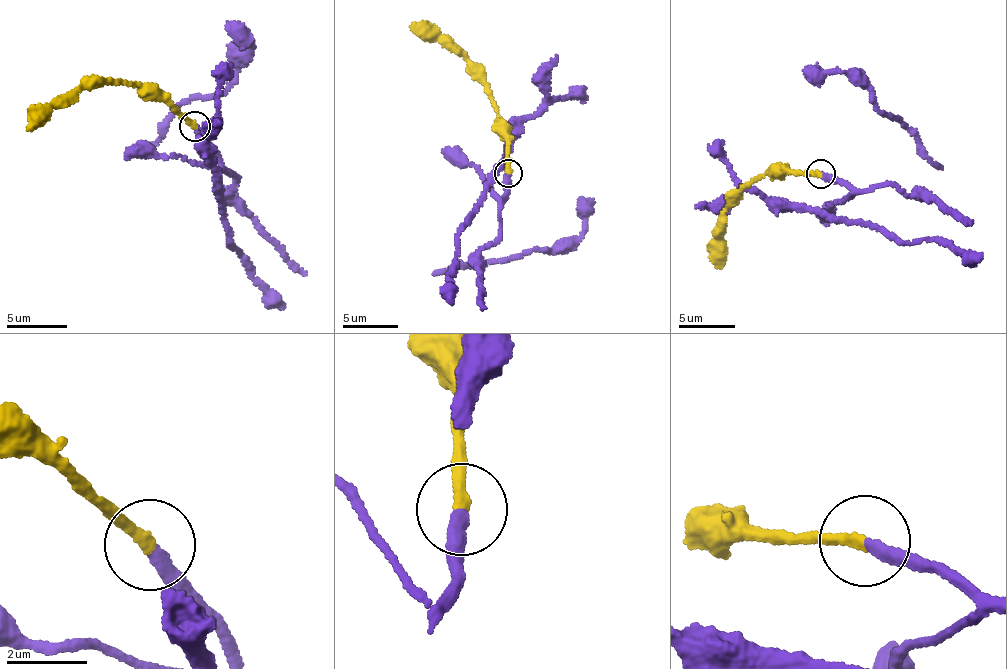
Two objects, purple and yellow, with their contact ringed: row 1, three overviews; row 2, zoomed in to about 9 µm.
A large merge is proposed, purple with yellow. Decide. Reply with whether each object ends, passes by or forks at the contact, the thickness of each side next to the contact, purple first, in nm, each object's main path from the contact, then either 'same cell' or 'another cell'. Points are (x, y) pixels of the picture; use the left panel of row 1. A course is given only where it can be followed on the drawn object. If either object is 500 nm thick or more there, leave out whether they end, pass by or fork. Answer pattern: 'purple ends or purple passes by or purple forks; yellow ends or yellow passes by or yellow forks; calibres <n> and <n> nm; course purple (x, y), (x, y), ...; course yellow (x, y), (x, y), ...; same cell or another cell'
purple ends; yellow ends; calibres 320 and 280 nm; course purple (195, 126), (219, 165), (217, 196), (225, 205), (231, 228), (227, 241), (243, 254), (253, 274), (284, 307); course yellow (193, 125), (141, 86), (102, 78), (50, 110), (40, 123), (27, 130); same cell

